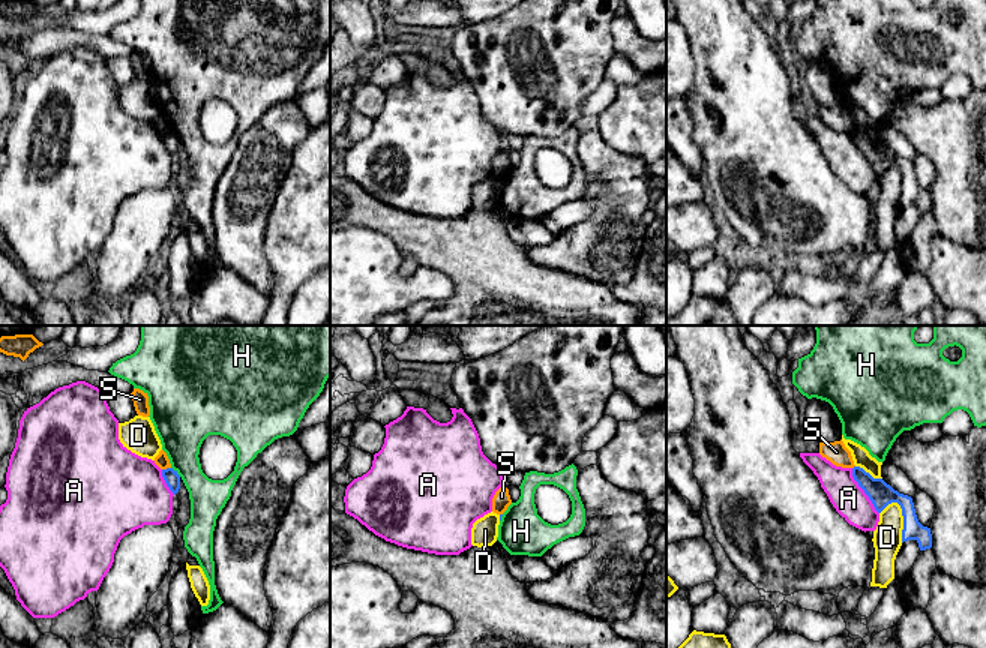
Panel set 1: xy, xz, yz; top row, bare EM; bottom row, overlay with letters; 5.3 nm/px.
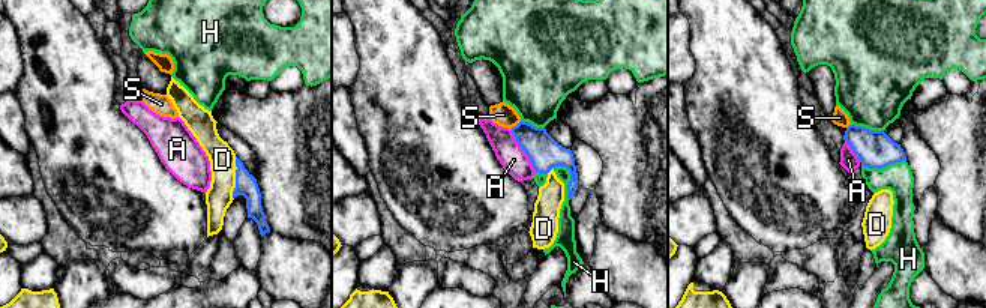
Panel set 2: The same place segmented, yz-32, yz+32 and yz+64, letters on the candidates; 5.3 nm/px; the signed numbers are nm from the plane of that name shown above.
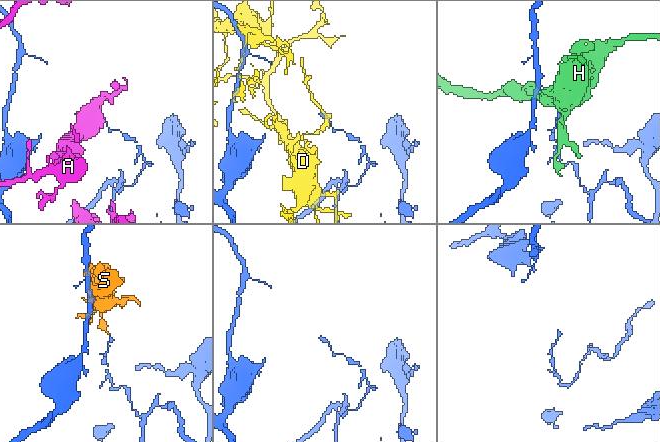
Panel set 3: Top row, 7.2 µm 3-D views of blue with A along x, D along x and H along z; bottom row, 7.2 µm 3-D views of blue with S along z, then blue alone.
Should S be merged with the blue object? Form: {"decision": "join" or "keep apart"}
{"decision": "keep apart"}

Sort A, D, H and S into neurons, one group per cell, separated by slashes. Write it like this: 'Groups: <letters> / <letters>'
Groups: A / D / H / S

